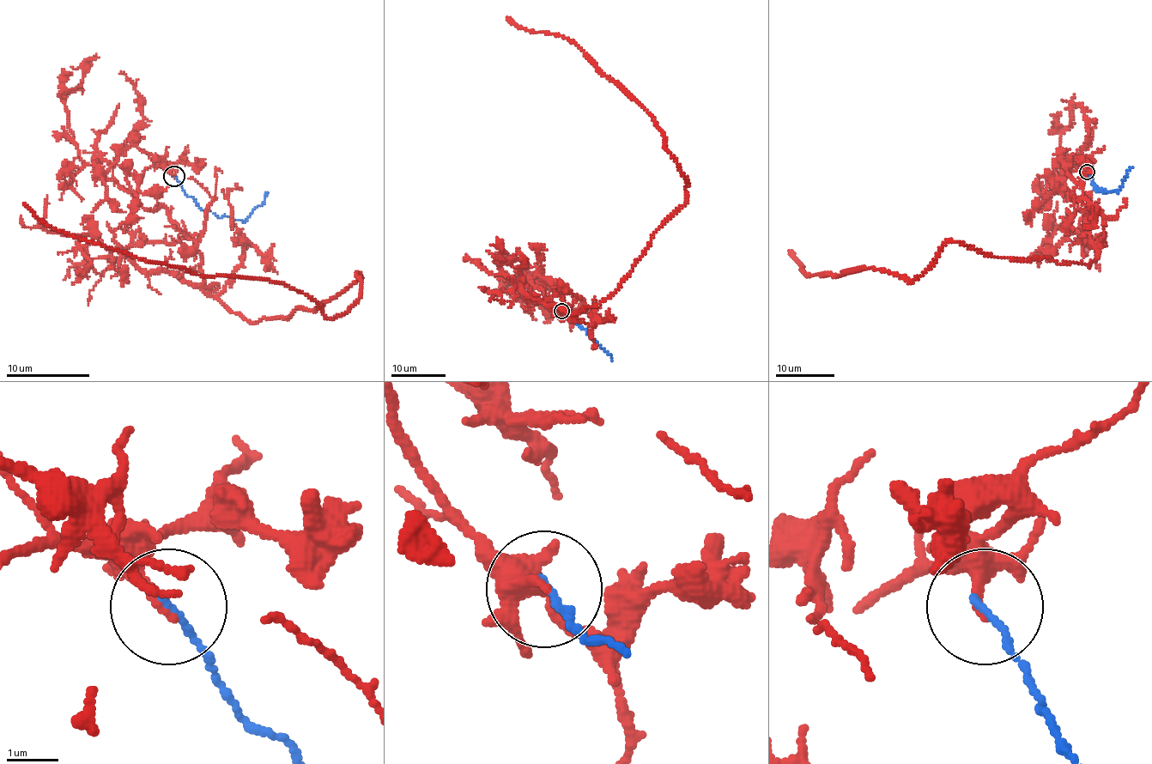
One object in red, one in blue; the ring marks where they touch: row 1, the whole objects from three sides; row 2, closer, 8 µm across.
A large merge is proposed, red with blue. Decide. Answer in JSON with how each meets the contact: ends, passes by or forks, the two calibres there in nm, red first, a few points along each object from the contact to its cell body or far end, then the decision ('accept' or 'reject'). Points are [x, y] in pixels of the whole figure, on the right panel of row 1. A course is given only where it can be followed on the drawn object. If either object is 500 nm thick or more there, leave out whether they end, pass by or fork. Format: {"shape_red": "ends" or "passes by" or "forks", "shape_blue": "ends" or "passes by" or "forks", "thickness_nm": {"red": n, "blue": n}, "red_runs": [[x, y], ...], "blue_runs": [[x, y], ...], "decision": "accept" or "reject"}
{"shape_red": "ends", "shape_blue": "ends", "thickness_nm": {"red": 170, "blue": 130}, "red_runs": [[1087, 172], [1056, 191], [1088, 196], [1088, 266], [954, 241], [906, 281], [872, 268], [810, 276], [790, 251]], "blue_runs": [[1087, 172], [1094, 187], [1105, 193], [1118, 190], [1133, 166]], "decision": "reject"}

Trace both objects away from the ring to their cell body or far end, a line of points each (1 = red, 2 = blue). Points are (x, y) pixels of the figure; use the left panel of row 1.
1: (174, 177), (124, 188), (193, 240), (231, 309), (287, 318), (358, 273), (358, 299), (325, 317), (23, 203)
2: (174, 177), (196, 203), (220, 217), (243, 221), (264, 202), (268, 192)

